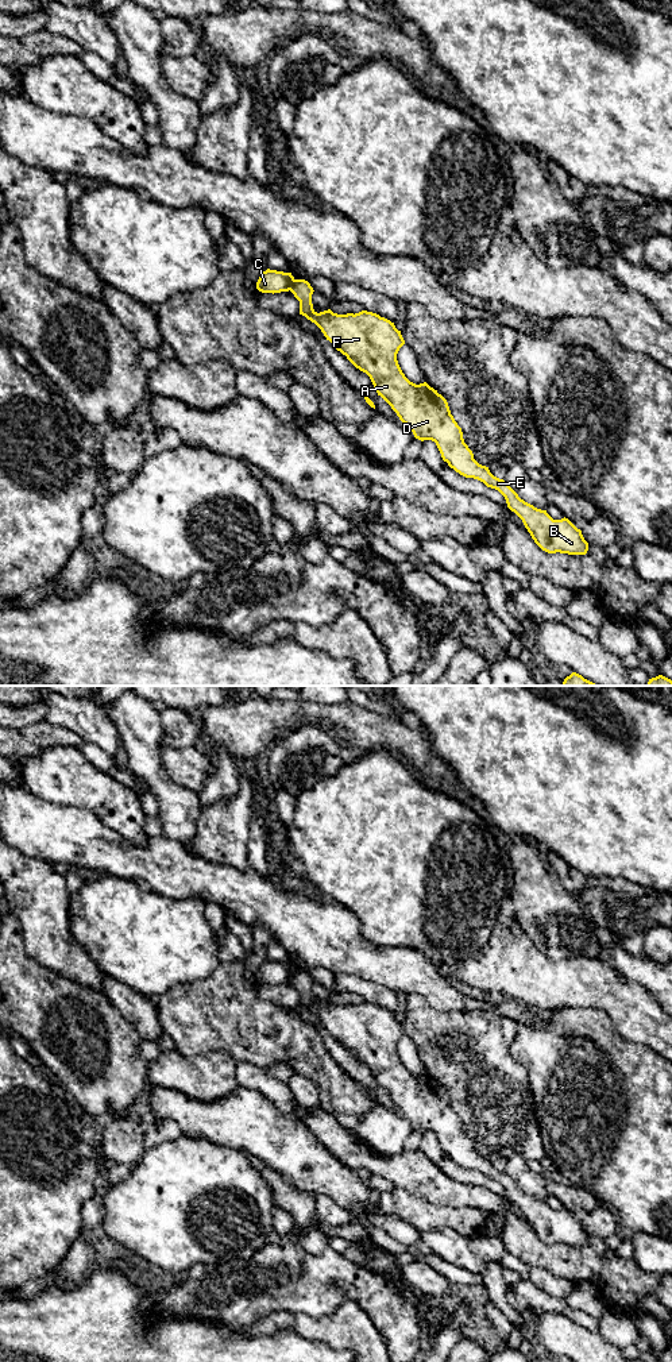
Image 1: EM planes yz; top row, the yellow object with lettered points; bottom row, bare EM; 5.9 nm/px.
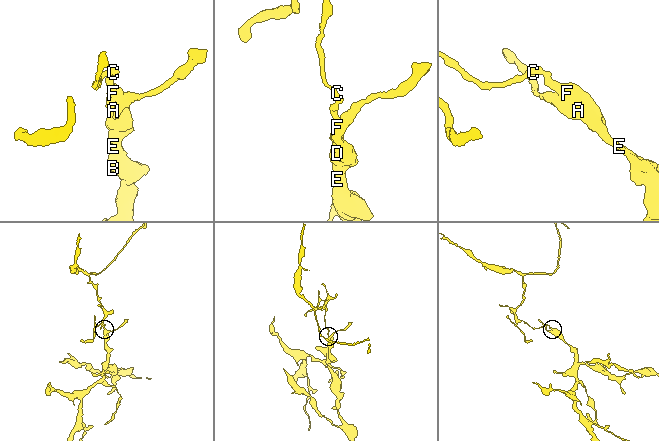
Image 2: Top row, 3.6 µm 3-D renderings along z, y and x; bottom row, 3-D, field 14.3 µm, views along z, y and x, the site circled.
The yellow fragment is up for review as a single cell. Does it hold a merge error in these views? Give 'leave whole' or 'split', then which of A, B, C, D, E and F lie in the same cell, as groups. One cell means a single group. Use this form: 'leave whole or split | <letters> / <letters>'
split | A B D E F / C

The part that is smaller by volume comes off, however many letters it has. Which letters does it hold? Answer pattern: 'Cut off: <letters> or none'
Cut off: C

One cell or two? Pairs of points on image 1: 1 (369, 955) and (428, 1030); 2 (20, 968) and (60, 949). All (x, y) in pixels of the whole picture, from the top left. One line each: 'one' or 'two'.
1: two
2: two

